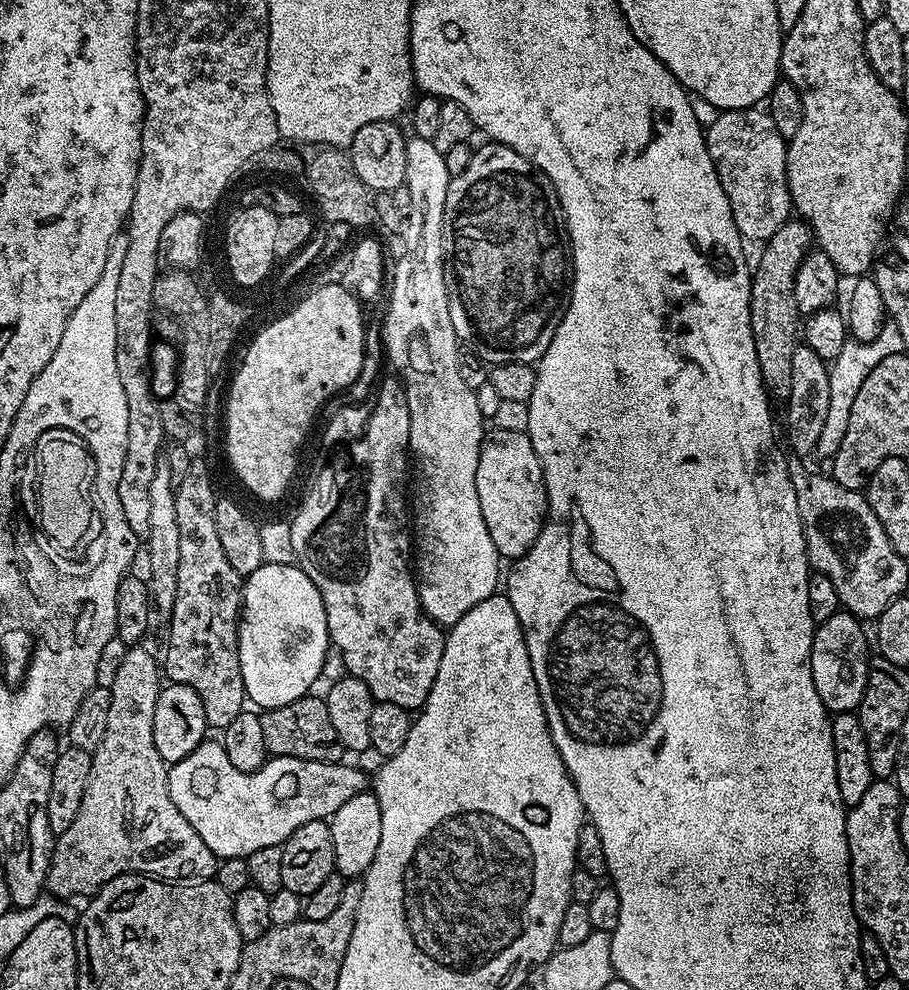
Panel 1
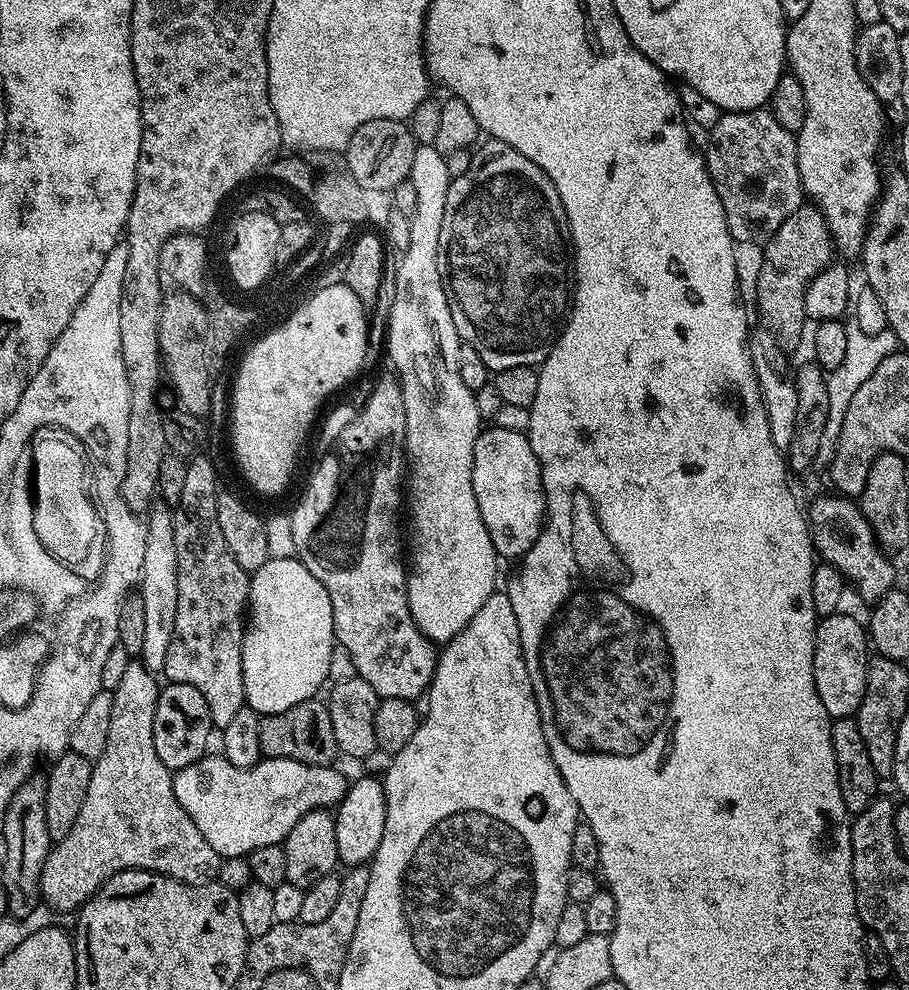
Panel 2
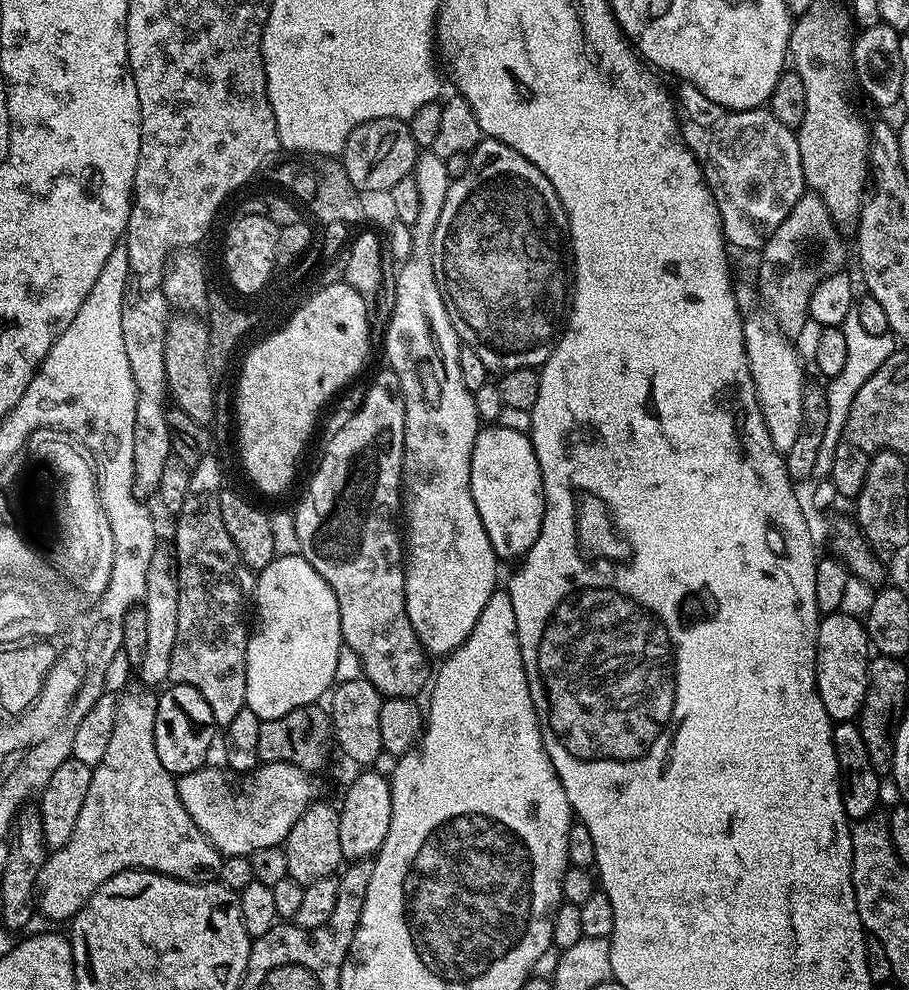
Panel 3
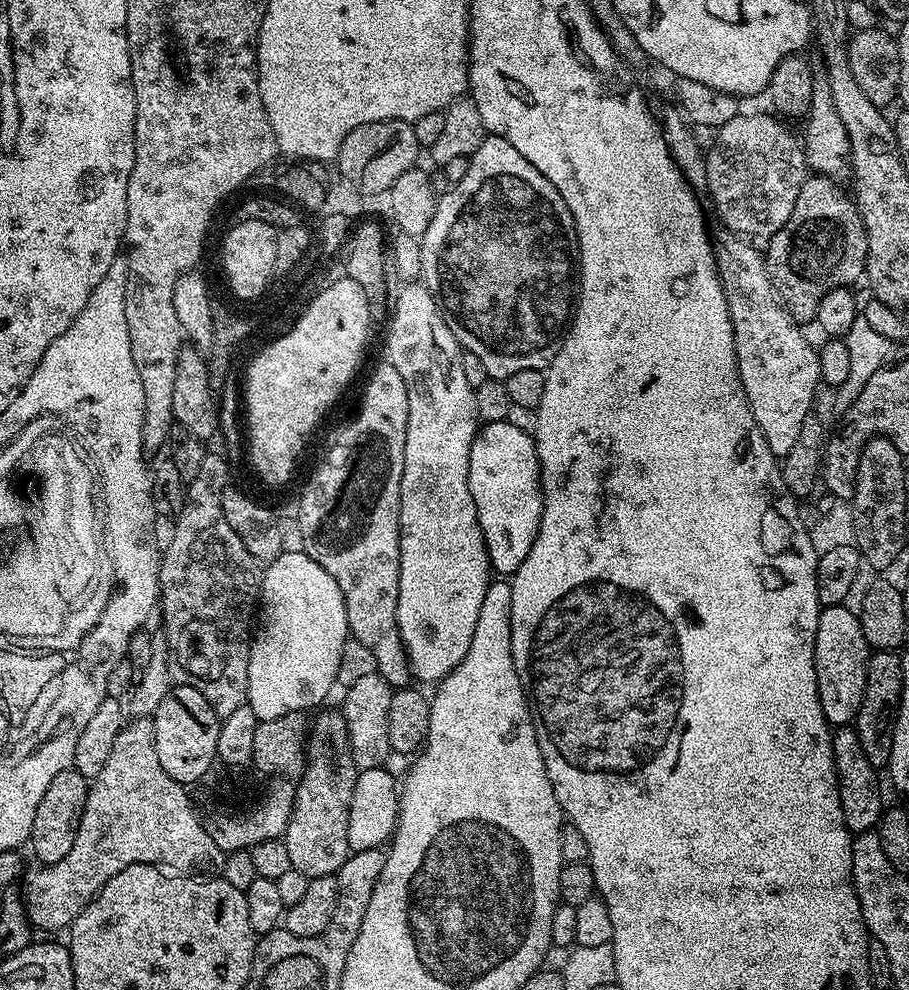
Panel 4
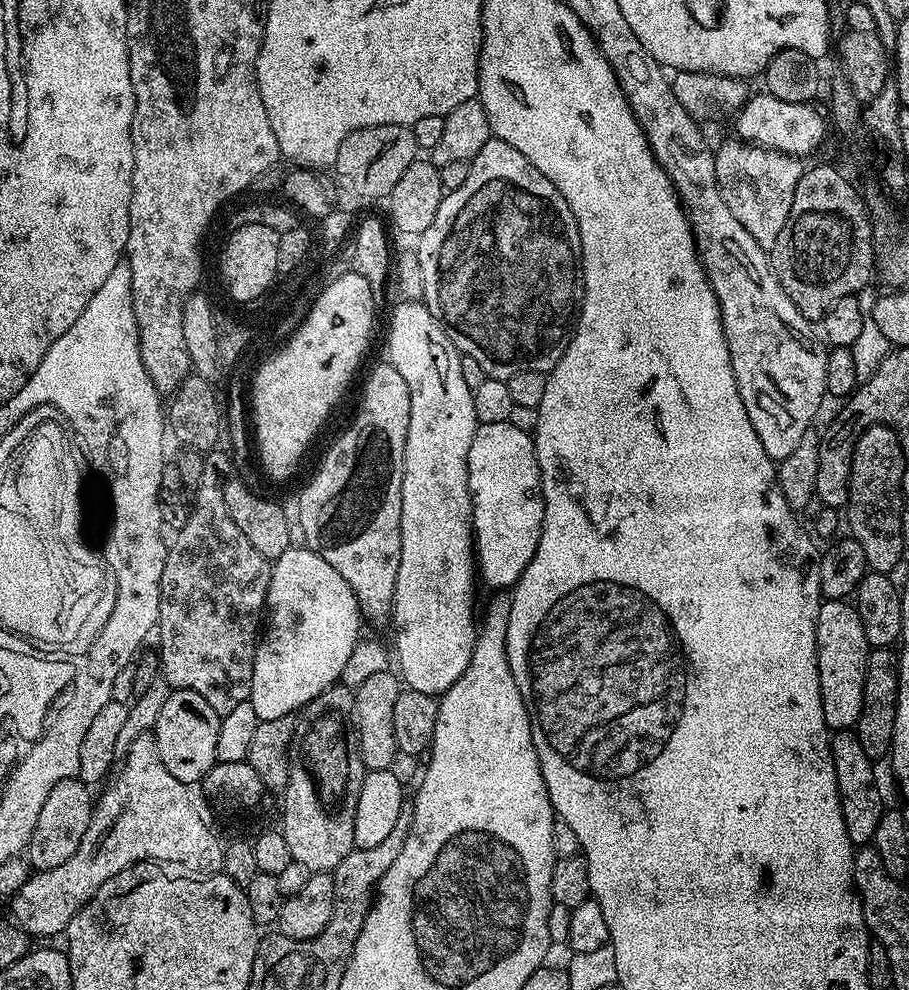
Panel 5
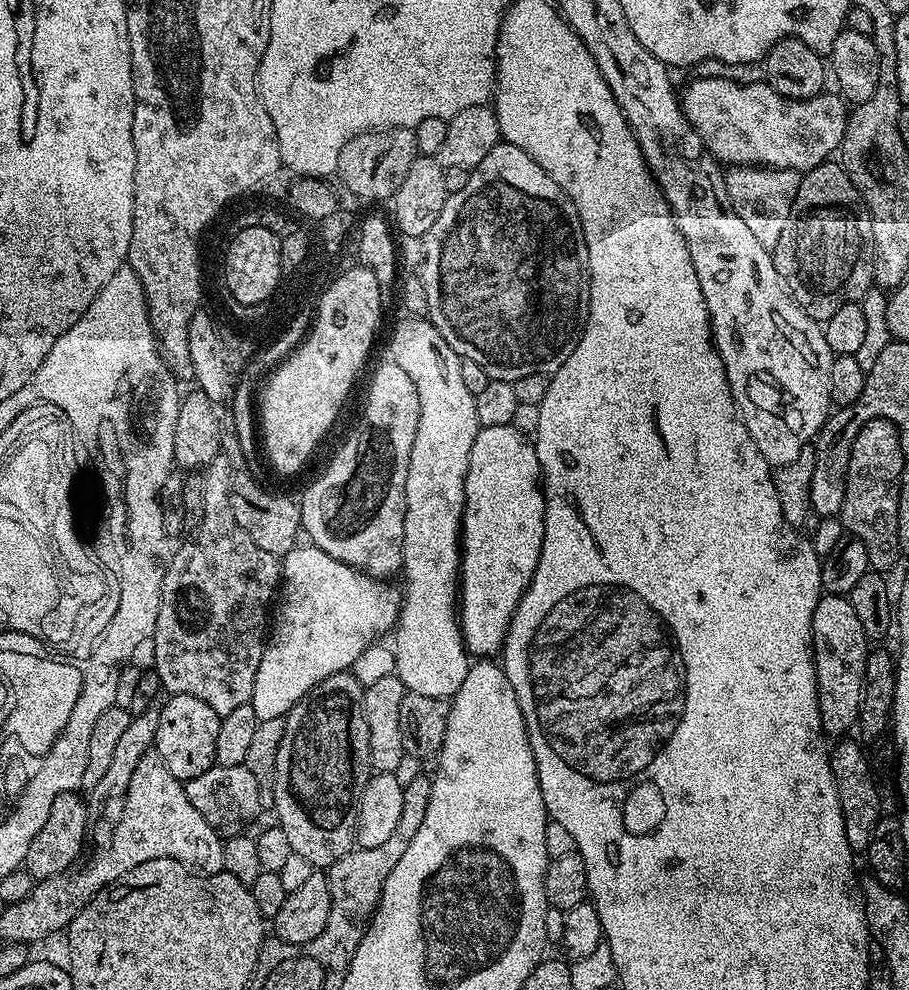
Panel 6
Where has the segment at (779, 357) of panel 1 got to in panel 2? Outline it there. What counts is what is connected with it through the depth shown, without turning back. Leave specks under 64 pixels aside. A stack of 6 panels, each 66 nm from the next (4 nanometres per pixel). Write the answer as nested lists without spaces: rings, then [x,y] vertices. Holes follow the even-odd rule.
[[[802,203],[778,226],[762,251],[764,257],[760,260],[760,273],[756,276],[756,304],[777,344],[781,349],[789,350],[799,342],[806,325],[806,290],[817,272],[827,268],[834,260],[834,245],[826,218],[811,203]]]

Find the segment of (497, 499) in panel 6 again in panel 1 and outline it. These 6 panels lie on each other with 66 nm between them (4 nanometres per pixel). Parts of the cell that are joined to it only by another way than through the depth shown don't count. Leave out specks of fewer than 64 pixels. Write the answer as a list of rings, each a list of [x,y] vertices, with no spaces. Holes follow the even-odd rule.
[[[495,430],[480,446],[478,458],[478,502],[482,506],[482,519],[486,522],[486,530],[490,530],[490,539],[498,554],[508,562],[515,562],[525,556],[534,546],[538,534],[544,529],[548,511],[548,495],[544,489],[544,471],[538,462],[538,454],[534,454],[534,446],[527,432],[514,430]]]

